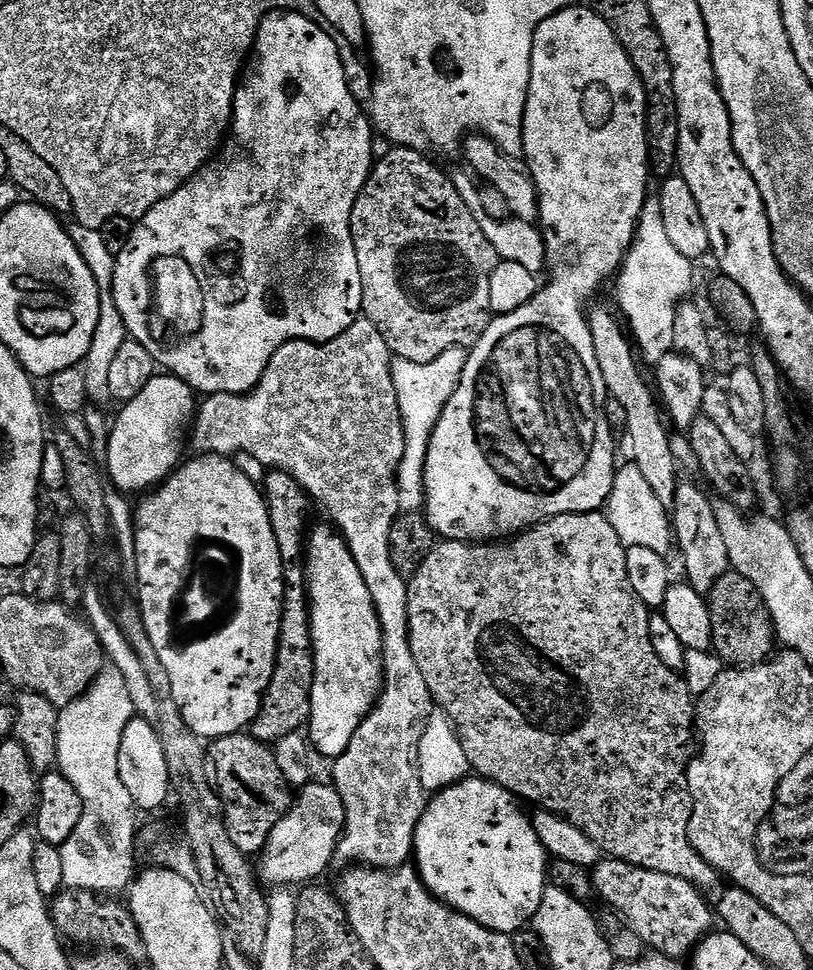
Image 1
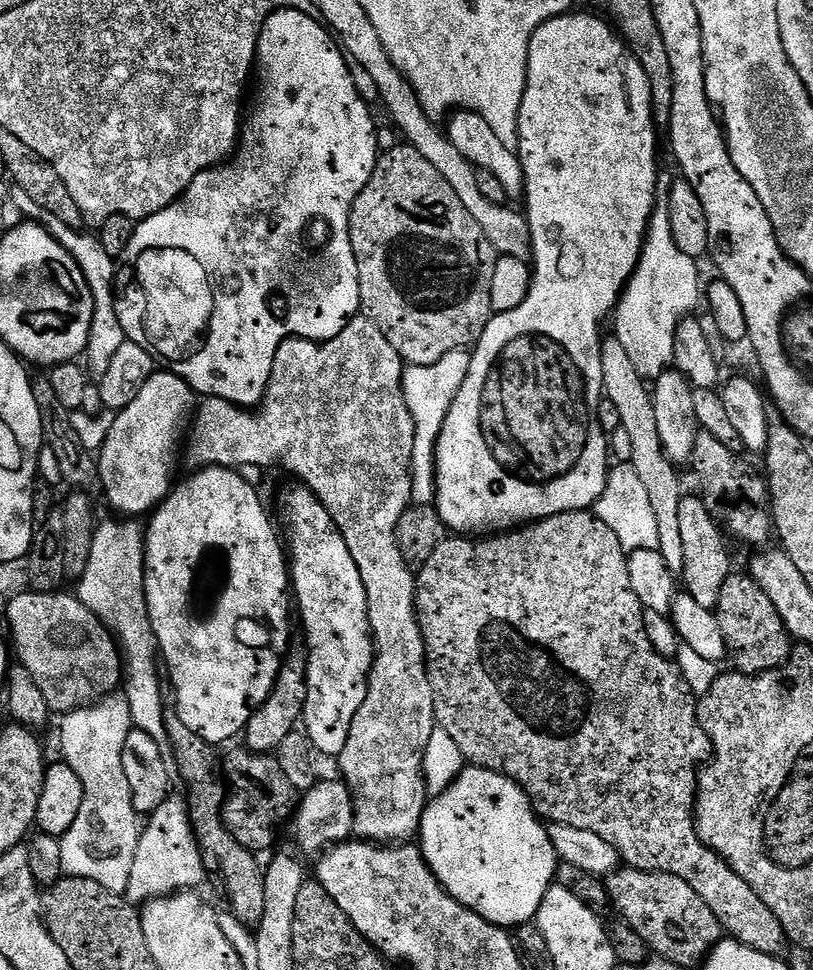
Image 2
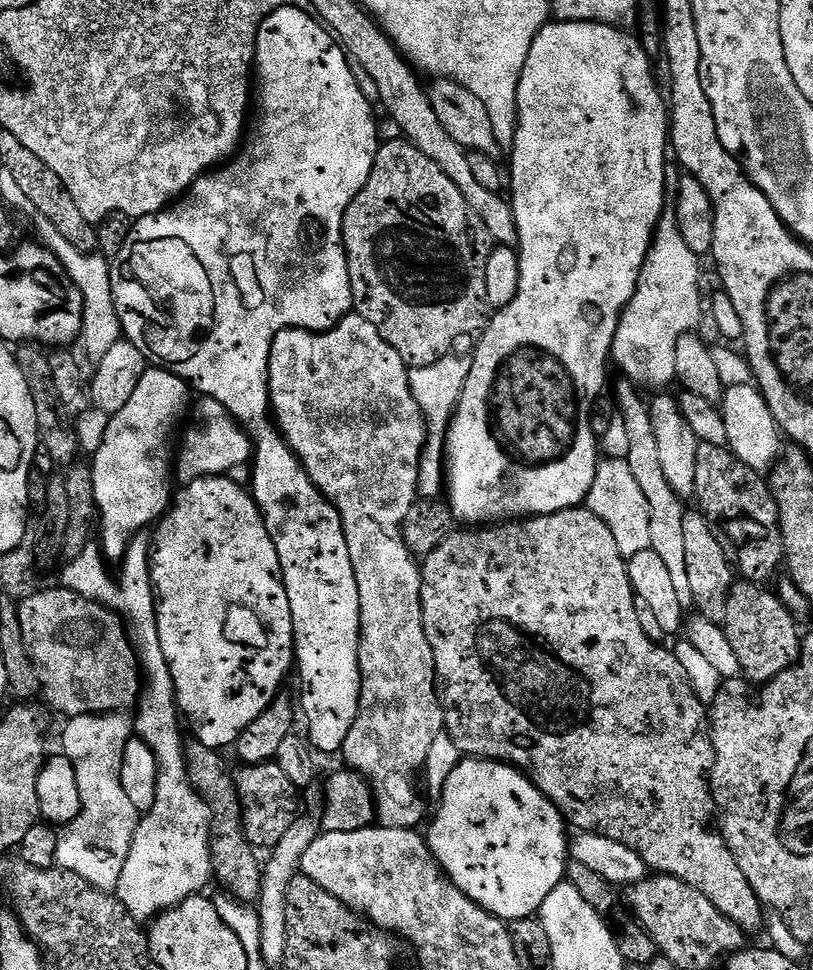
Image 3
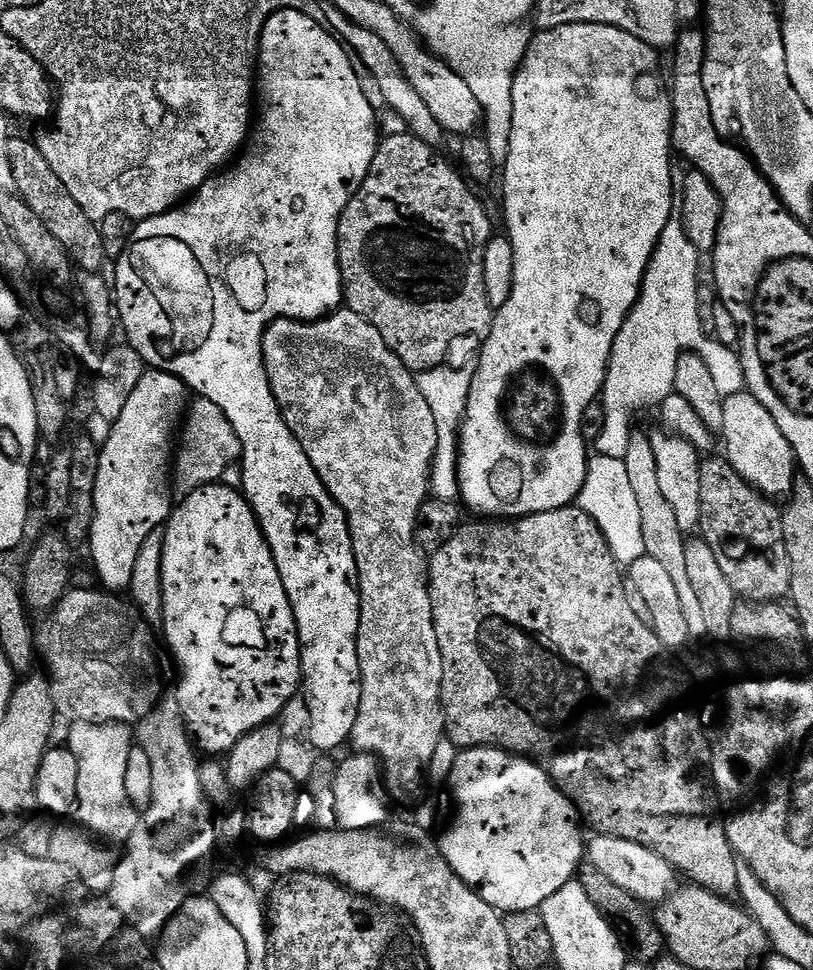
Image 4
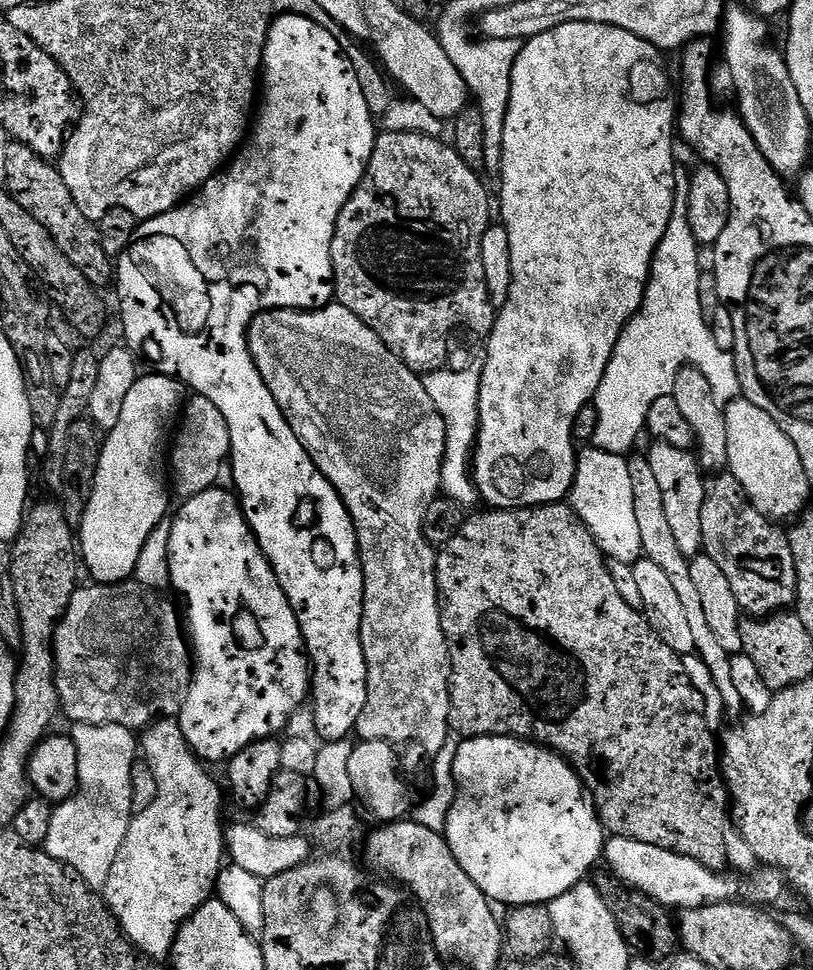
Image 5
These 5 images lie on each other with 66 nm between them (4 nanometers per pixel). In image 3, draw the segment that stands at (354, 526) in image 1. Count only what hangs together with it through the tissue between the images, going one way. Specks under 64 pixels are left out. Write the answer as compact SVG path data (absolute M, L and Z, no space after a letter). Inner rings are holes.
M349 314L349 315L347 315L347 316L345 316L345 317L344 317L344 319L343 319L343 320L340 320L340 321L338 321L338 323L336 323L336 325L334 325L334 326L333 326L333 328L330 328L330 329L328 329L328 331L327 331L327 332L308 332L308 331L307 331L307 330L305 330L305 328L287 328L287 329L286 329L286 330L282 330L282 331L281 331L281 332L280 332L280 333L278 333L278 335L277 335L277 336L276 336L276 337L275 337L275 338L274 338L274 342L273 342L273 343L272 343L272 349L271 349L271 350L270 350L270 362L269 362L269 363L268 363L268 398L269 398L269 401L270 401L270 412L271 412L271 415L272 415L272 416L273 416L273 417L274 417L274 423L275 423L275 425L276 425L276 427L277 427L277 428L279 428L279 429L280 429L280 435L281 435L281 436L283 436L283 437L284 437L284 439L285 439L285 440L287 440L287 441L288 441L288 444L289 444L289 446L291 446L291 448L292 448L292 453L293 453L293 454L295 454L295 456L296 456L296 457L298 457L298 458L299 458L299 459L300 459L300 465L301 465L301 466L303 466L303 467L304 467L304 469L305 469L305 470L306 470L306 474L307 474L307 475L308 475L308 477L310 477L310 479L311 479L311 480L312 480L312 481L313 481L313 482L314 482L314 486L318 486L318 490L319 490L319 491L320 491L320 492L321 492L321 494L323 494L323 495L324 495L324 496L325 496L325 498L327 498L327 499L328 499L328 501L329 501L329 502L330 502L330 503L331 503L331 504L332 504L332 505L334 505L334 507L336 507L336 509L337 509L337 510L338 510L338 514L339 514L339 515L340 515L340 517L341 517L341 518L342 518L342 526L343 526L343 527L344 527L344 533L345 533L345 534L346 534L346 546L350 546L350 562L351 562L351 563L352 563L352 565L353 565L353 566L354 566L354 578L355 578L355 579L356 579L356 581L357 581L357 582L358 582L358 606L359 606L359 607L360 607L360 705L359 705L359 706L358 706L358 718L354 718L354 726L350 726L350 734L346 734L346 742L345 742L345 743L344 743L344 746L343 746L343 749L342 749L342 757L343 757L343 756L344 756L344 760L345 760L345 762L346 762L346 763L344 763L344 764L345 764L345 765L347 765L347 767L348 767L348 768L349 768L349 769L351 769L351 771L353 771L353 772L357 772L357 773L359 773L359 774L360 774L360 775L361 775L361 776L363 776L363 777L364 777L364 779L365 779L365 780L366 780L366 781L367 781L367 783L368 783L368 785L369 785L369 787L370 787L370 788L371 788L371 793L372 793L372 798L373 798L373 801L374 801L374 816L375 816L375 819L376 819L376 816L377 816L377 818L378 818L378 819L380 819L380 820L377 820L377 821L378 821L378 824L379 824L379 827L382 827L382 828L415 828L415 829L419 829L419 828L420 828L420 827L421 827L421 825L423 825L423 824L424 824L424 823L425 823L425 820L424 820L424 800L425 800L425 797L424 797L424 796L423 796L423 795L422 795L422 792L421 792L421 796L422 796L422 797L420 797L420 792L419 792L419 790L418 790L418 789L416 789L416 776L417 776L417 780L418 780L418 777L419 777L419 776L420 776L420 775L421 775L421 773L423 773L423 770L424 770L424 763L425 763L425 762L426 762L426 758L427 758L427 757L428 757L428 755L429 755L429 754L430 754L430 746L431 746L431 745L433 745L433 743L434 743L434 738L438 738L438 737L439 737L439 736L440 736L440 735L442 735L442 733L443 733L443 732L444 732L444 707L443 707L443 706L442 706L442 705L441 705L441 704L440 704L440 693L439 693L439 691L438 691L438 689L437 689L437 686L436 686L436 663L435 663L435 662L434 662L434 650L433 650L433 649L432 649L432 647L431 647L431 646L430 646L430 638L426 638L426 626L425 626L425 625L424 625L424 611L423 611L423 610L422 610L422 598L421 598L421 597L420 597L420 595L421 595L421 594L422 594L422 578L421 578L421 577L420 577L420 569L421 569L421 565L420 565L420 564L419 564L419 563L418 563L418 560L417 560L417 557L415 557L415 556L413 556L413 555L412 555L412 552L411 552L411 550L409 550L409 549L408 549L408 547L407 547L407 546L406 546L406 542L405 542L405 541L404 541L404 523L405 523L405 522L406 522L406 514L410 514L410 506L414 506L414 502L415 502L415 501L416 501L416 500L417 500L417 498L418 498L418 474L419 474L419 473L420 473L420 459L421 459L421 458L422 458L422 454L423 454L423 453L424 453L424 443L426 443L426 442L427 442L427 440L428 440L428 424L427 424L427 422L425 422L425 421L424 421L424 415L423 415L423 414L422 414L422 410L421 410L421 409L420 409L420 407L419 407L419 406L418 406L418 402L414 402L414 394L413 394L413 393L412 393L412 391L411 391L411 390L410 390L410 378L409 378L409 377L408 377L408 373L409 373L409 371L410 371L410 369L409 369L409 367L408 367L408 365L407 365L407 364L405 364L405 362L404 362L404 360L403 360L403 358L401 358L401 357L400 357L400 355L399 355L399 354L398 354L398 350L394 350L394 346L390 346L390 342L386 342L386 338L382 338L382 334L378 334L378 330L377 330L377 329L376 329L376 328L375 328L375 327L374 327L374 326L370 326L370 322L366 322L366 318L362 318L362 317L361 317L361 316L357 316L357 315L355 315L355 314ZM200 398L197 401L186 424L188 433L185 434L184 441L182 436L174 456L174 476L181 485L203 476L223 476L234 470L234 466L248 464L254 452L248 433L226 411L222 402L211 398Z

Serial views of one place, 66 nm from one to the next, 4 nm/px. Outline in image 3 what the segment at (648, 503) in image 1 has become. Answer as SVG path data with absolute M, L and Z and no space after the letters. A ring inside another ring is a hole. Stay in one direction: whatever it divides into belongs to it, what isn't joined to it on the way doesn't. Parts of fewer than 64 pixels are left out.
M620 419L614 421L609 433L600 438L600 449L607 459L596 467L594 486L591 487L586 506L596 517L602 518L610 526L619 552L628 559L634 554L650 550L650 516L646 498L627 462L630 442L627 440L626 426ZM608 457L614 460L608 460Z

